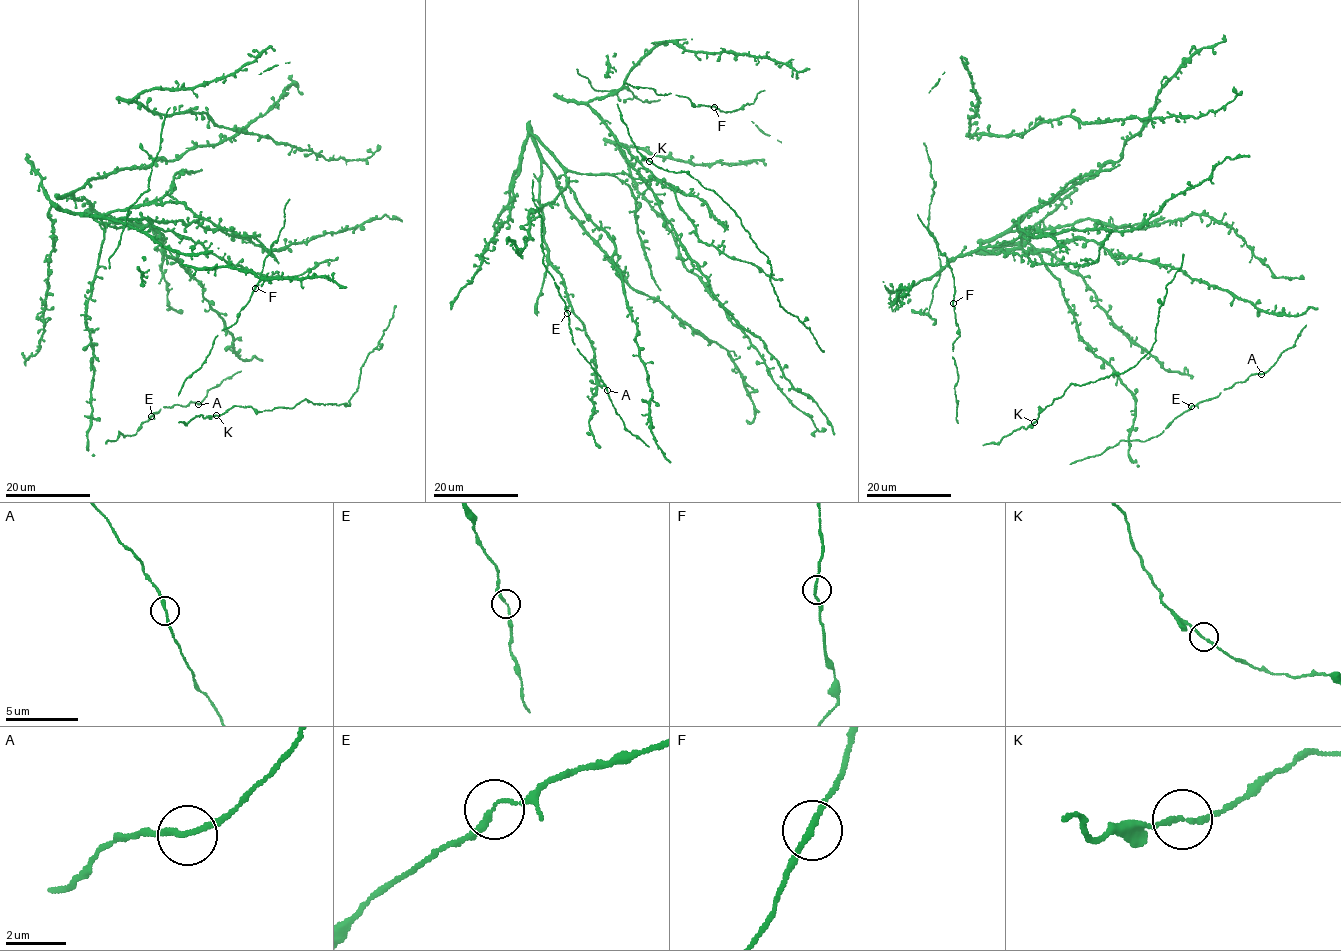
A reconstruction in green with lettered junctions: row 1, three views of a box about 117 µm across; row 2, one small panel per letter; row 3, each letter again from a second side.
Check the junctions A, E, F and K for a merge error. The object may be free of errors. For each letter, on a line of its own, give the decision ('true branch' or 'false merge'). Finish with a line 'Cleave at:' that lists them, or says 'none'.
A: true branch
E: true branch
F: true branch
K: true branch
Cleave at: none

